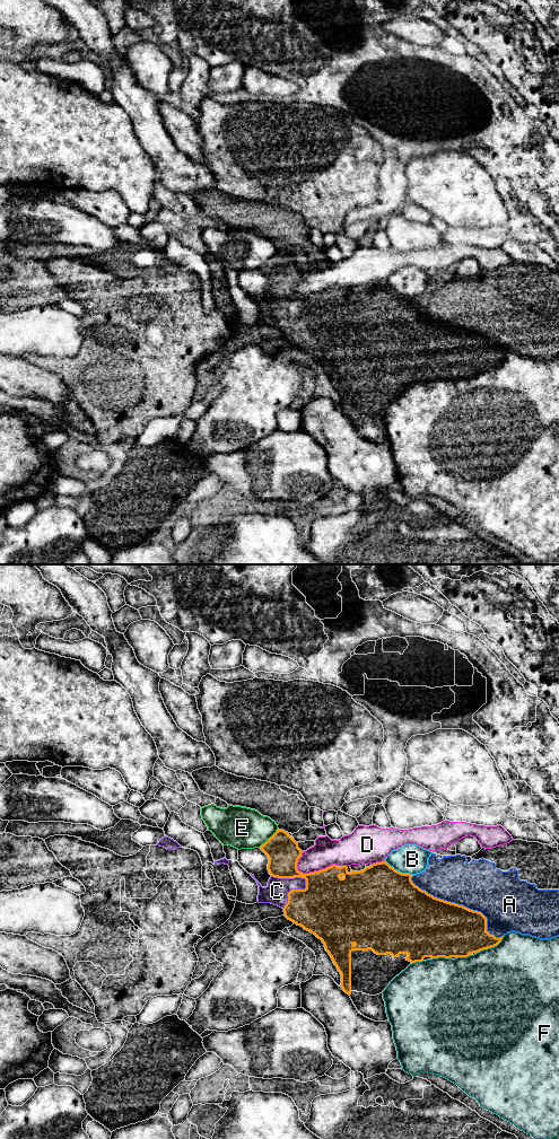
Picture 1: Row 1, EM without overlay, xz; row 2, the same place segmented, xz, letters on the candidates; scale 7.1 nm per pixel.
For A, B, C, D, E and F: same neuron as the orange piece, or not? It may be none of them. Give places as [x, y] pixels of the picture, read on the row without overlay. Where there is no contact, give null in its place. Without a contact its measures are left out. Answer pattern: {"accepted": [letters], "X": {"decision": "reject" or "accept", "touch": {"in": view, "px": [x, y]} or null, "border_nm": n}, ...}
{"accepted": ["A", "C"], "A": {"decision": "accept", "touch": {"in": "xz", "px": [461, 327]}, "border_nm": 800}, "B": {"decision": "reject", "touch": {"in": "xz", "px": [399, 294]}, "border_nm": 220}, "C": {"decision": "accept", "touch": {"in": "xz", "px": [294, 312]}, "border_nm": 280}, "D": {"decision": "reject", "touch": {"in": "xz", "px": [316, 294]}, "border_nm": 300}, "E": {"decision": "reject", "touch": {"in": "xz", "px": [269, 261]}, "border_nm": 190}, "F": {"decision": "reject", "touch": {"in": "xz", "px": [492, 368]}, "border_nm": 200}}

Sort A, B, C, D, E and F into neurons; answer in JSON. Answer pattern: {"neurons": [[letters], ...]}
{"neurons": [["A", "C"], ["B"], ["D"], ["E"], ["F"]]}

